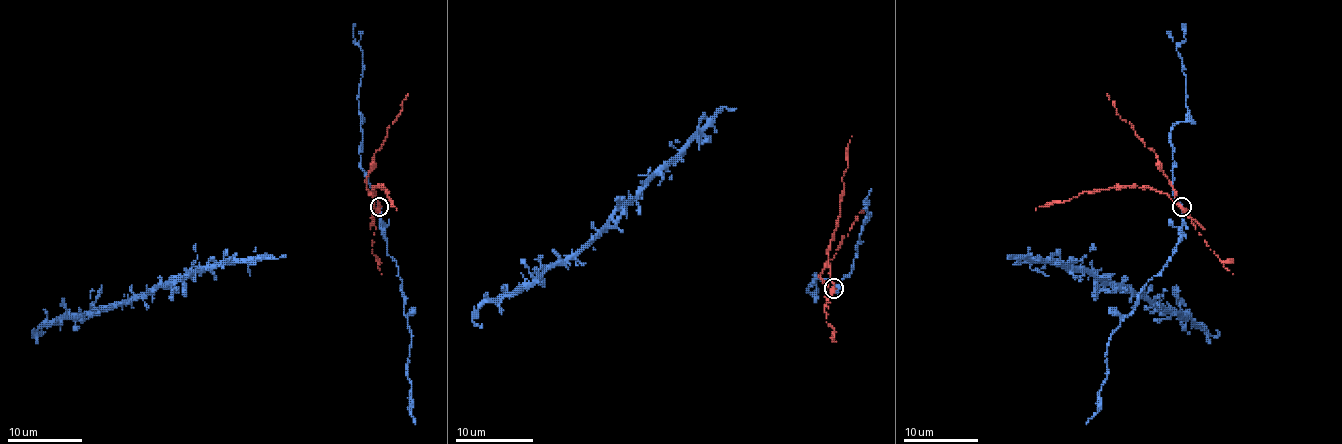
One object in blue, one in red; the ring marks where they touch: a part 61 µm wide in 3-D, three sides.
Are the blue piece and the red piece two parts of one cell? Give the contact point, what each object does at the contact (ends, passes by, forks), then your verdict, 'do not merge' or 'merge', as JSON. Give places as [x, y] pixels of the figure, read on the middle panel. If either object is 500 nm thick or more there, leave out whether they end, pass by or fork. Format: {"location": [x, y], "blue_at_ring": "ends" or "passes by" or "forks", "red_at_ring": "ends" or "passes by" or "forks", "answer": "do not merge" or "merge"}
{"location": [833, 288], "blue_at_ring": "passes by", "red_at_ring": "forks", "answer": "do not merge"}

